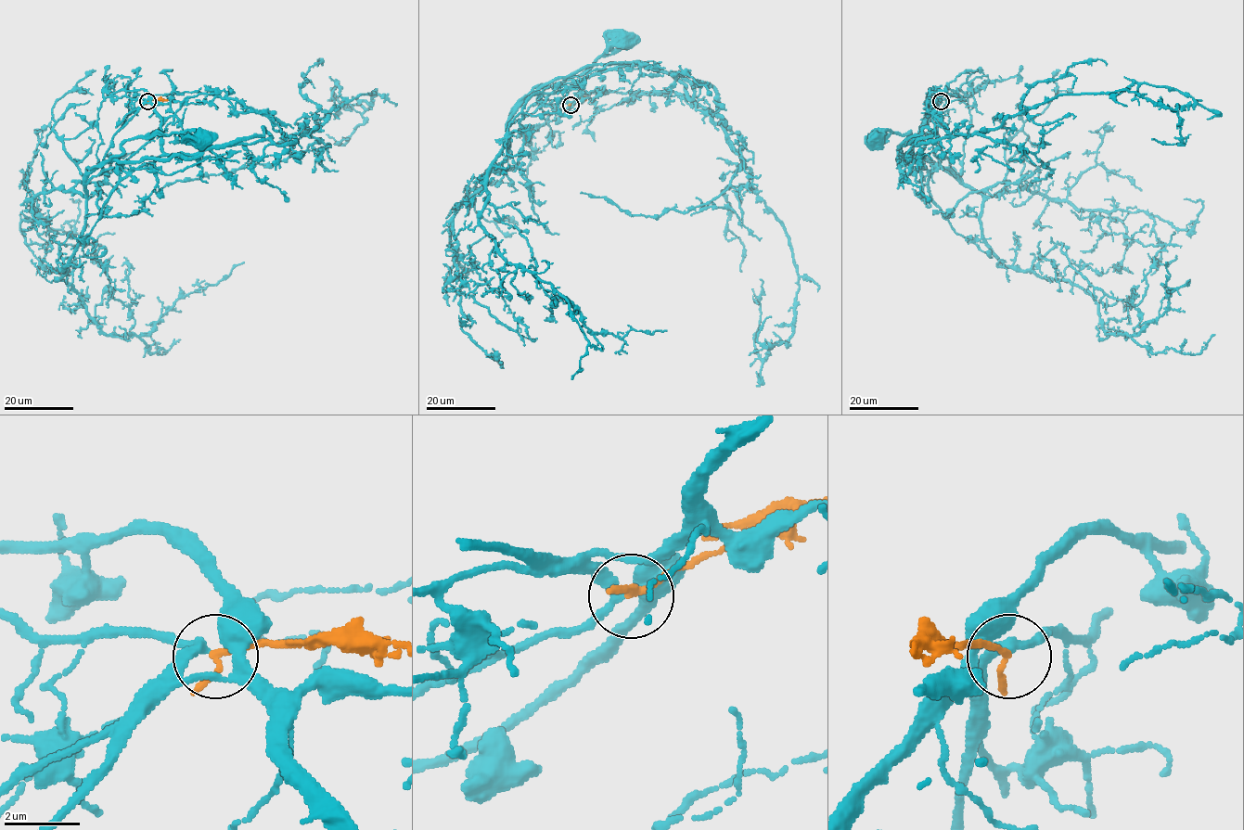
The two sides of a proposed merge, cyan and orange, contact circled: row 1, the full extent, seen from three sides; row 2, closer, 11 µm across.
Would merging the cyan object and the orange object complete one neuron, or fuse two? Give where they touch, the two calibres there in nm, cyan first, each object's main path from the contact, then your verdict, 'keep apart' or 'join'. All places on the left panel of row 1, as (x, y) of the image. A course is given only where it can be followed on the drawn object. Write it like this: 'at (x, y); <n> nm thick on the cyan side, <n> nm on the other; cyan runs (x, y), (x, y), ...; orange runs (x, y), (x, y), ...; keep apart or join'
at (147, 101); 240 nm thick on the cyan side, 130 nm on the other; cyan runs (147, 100), (117, 132), (101, 171), (87, 183), (96, 168), (122, 153), (126, 140), (173, 133), (203, 138); orange runs (148, 100), (167, 100); join

